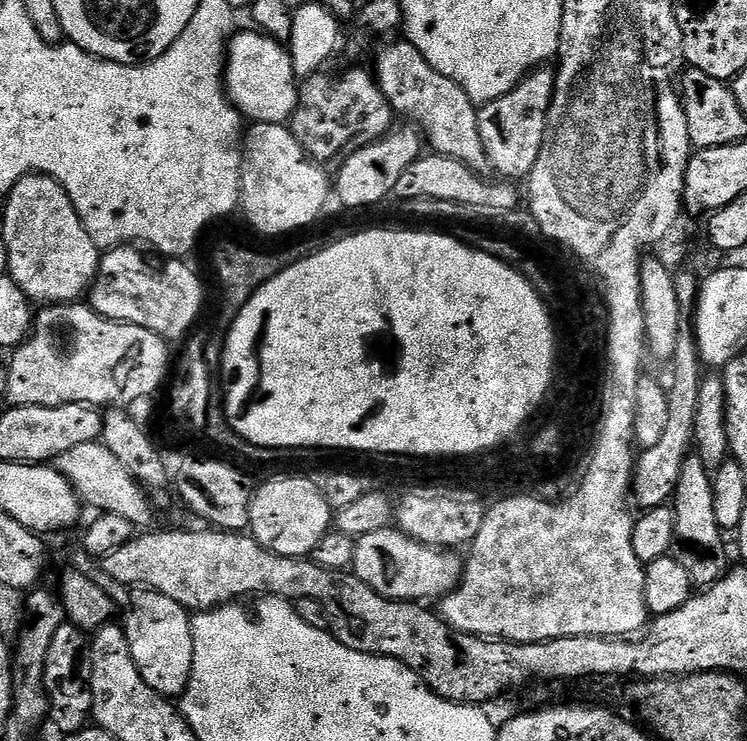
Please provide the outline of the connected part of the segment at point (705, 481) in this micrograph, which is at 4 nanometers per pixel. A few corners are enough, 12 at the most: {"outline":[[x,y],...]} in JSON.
{"outline":[[689,454],[674,510],[678,559],[697,589],[729,571],[712,472]]}

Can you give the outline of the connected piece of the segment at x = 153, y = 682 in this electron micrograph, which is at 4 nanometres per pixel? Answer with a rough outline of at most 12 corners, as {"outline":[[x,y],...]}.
{"outline":[[135,589],[124,629],[146,684],[171,700],[188,688],[188,610]]}

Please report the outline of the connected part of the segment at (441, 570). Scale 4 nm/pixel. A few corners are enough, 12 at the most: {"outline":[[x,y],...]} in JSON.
{"outline":[[396,526],[355,543],[351,571],[388,600],[436,602],[465,561]]}

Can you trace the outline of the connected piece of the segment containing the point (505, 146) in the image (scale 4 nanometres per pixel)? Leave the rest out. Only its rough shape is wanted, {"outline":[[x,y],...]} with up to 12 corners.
{"outline":[[556,72],[479,109],[491,171],[523,181],[544,145]]}

